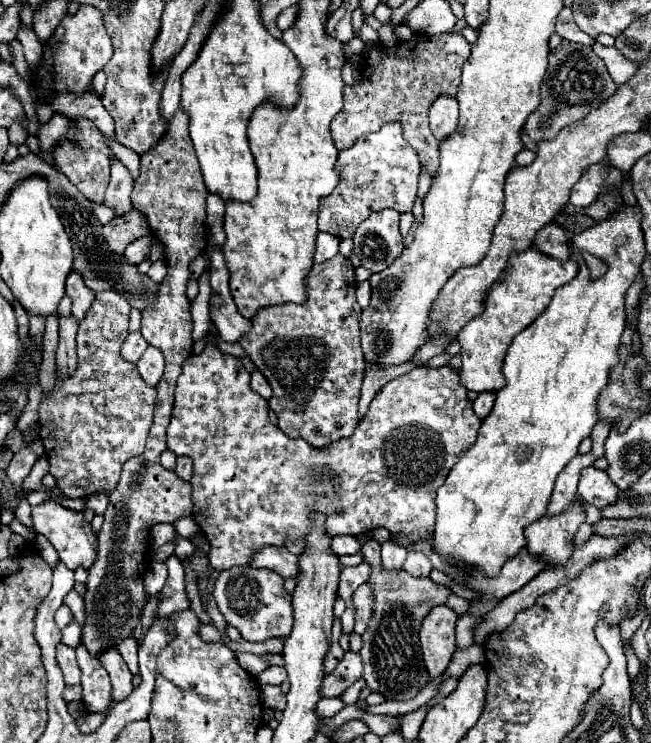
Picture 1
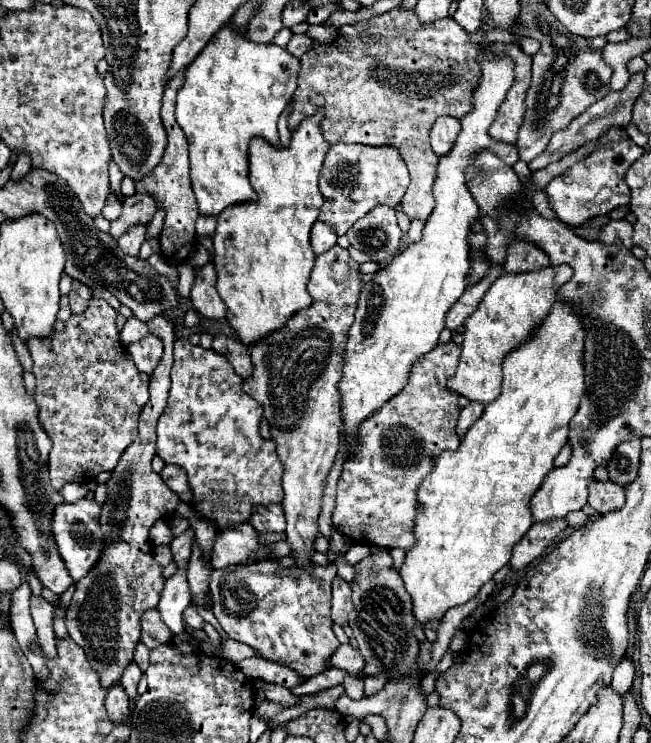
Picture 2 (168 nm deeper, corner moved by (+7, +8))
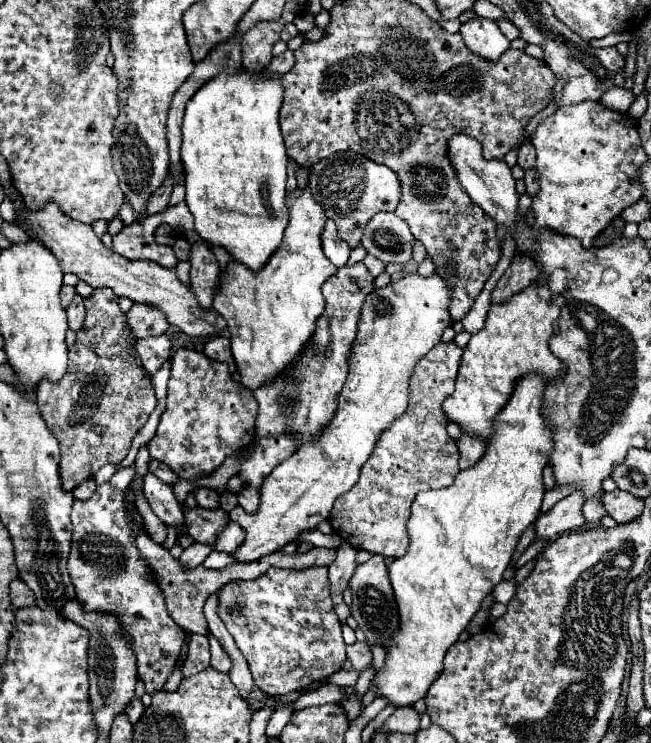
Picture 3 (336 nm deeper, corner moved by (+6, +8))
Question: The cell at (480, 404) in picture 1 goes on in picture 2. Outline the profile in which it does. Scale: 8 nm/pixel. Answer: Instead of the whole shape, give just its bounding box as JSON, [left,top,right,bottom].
[456,402,484,440]

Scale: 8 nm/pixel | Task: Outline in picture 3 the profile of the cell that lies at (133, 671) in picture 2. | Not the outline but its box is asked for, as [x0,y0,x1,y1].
[125,698,145,724]

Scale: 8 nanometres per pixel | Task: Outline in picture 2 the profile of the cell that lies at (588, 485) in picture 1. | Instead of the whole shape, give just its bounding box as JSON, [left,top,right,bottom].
[588,482,626,514]

